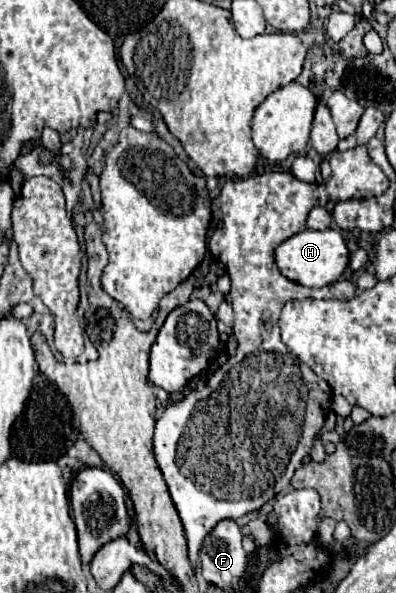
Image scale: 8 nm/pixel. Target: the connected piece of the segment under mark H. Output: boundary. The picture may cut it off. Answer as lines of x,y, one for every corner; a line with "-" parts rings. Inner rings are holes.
303,230
289,240
285,240
277,250
275,250
275,262
281,270
283,276
287,276
293,282
299,282
301,286
307,288
323,288
339,280
339,276
347,270
349,264
349,248
345,244
345,238
341,236
339,230

